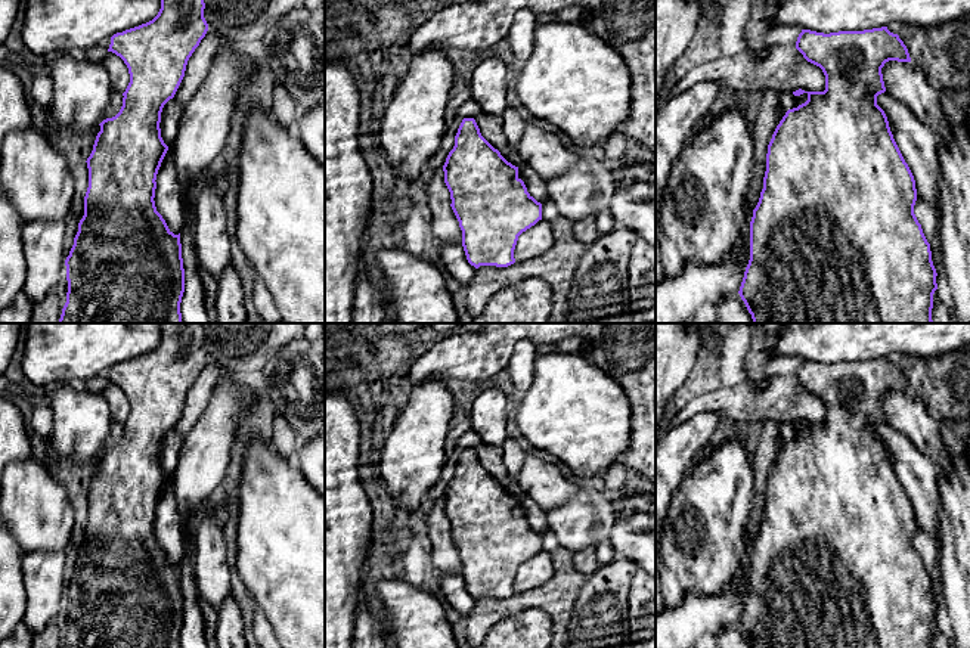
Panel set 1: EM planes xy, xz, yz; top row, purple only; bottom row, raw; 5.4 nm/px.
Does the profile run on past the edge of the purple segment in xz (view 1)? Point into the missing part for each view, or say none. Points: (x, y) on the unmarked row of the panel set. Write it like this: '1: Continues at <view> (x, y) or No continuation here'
1: No continuation here

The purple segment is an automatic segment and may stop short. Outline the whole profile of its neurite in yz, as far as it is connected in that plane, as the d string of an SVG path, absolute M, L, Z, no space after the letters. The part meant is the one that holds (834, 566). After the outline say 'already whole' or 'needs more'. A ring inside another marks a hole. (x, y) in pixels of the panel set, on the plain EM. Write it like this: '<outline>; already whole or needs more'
M881 357L830 365L802 360L796 379L808 393L822 400L825 421L805 422L799 419L793 422L794 427L806 424L808 431L785 443L768 475L763 520L750 552L750 590L738 621L741 630L751 648L932 648L938 604L932 592L930 574L914 545L915 511L893 469L884 441L877 435L877 427L886 422L881 399L889 391L911 393L907 376L898 365Z; already whole

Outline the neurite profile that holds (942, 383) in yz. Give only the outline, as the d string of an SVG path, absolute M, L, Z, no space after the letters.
M970 344L935 357L904 354L898 366L932 416L970 421Z

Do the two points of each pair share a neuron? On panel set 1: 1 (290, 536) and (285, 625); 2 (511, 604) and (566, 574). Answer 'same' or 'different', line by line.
1: same
2: same

